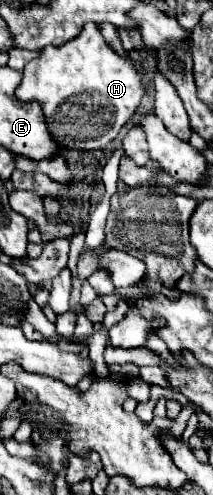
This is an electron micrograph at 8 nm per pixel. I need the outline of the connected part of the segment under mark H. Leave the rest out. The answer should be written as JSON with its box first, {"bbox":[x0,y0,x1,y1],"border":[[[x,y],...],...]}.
{"bbox":[16,23,142,163],"border":[[[86,23],[76,39],[62,47],[46,47],[24,67],[16,99],[38,101],[52,139],[60,145],[60,155],[70,163],[78,155],[106,147],[116,139],[120,127],[132,117],[142,99],[142,83],[130,59],[118,57],[104,41],[94,23]]]}

